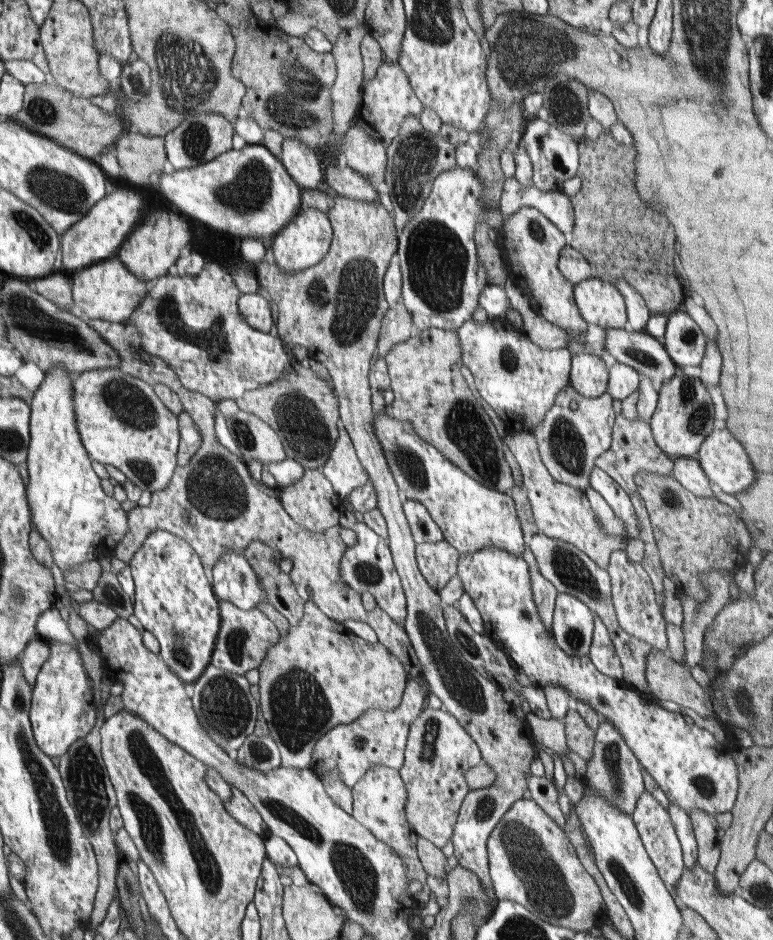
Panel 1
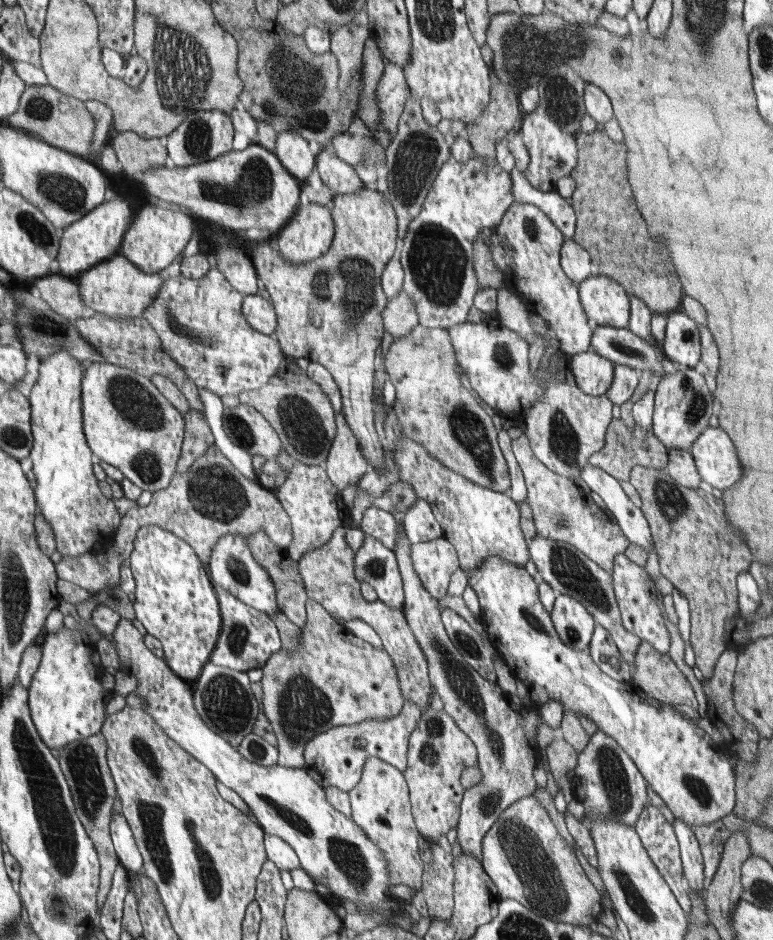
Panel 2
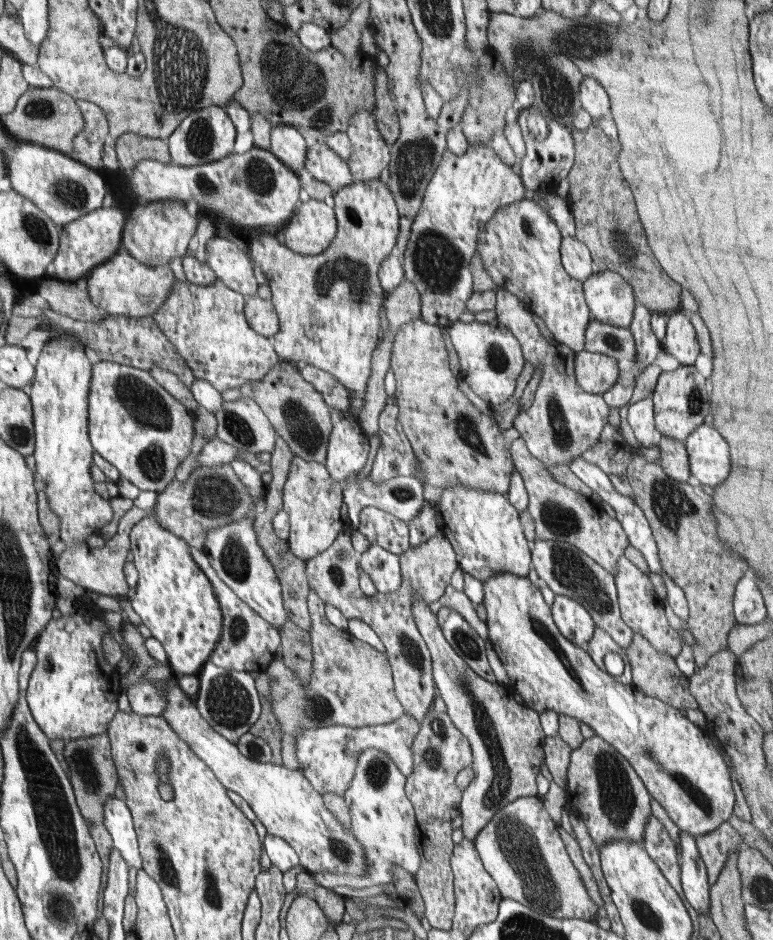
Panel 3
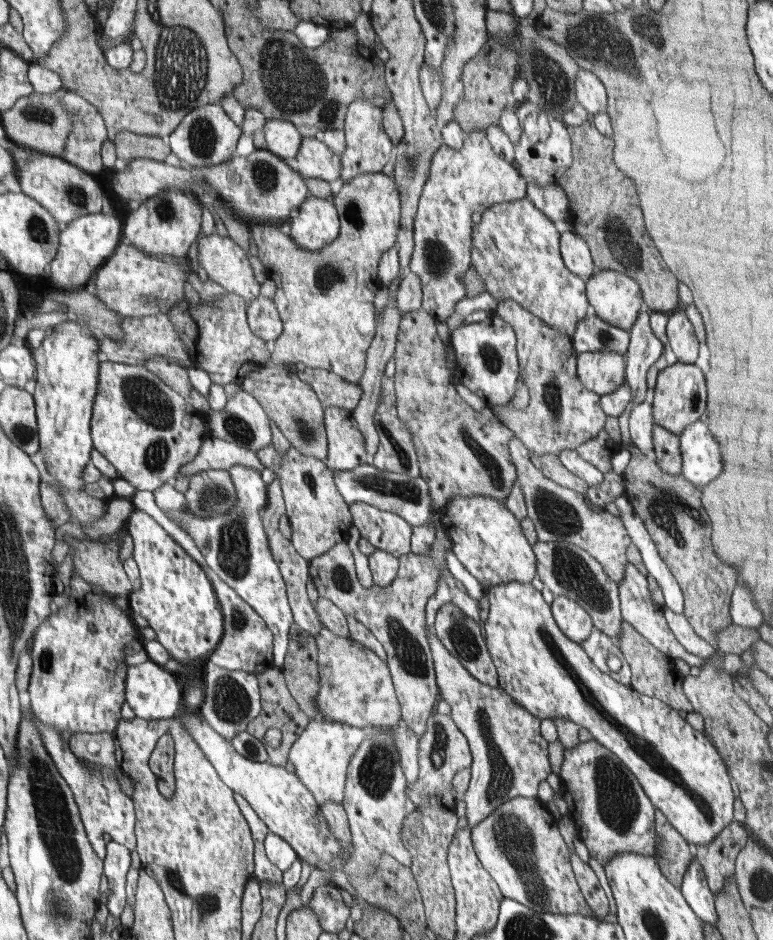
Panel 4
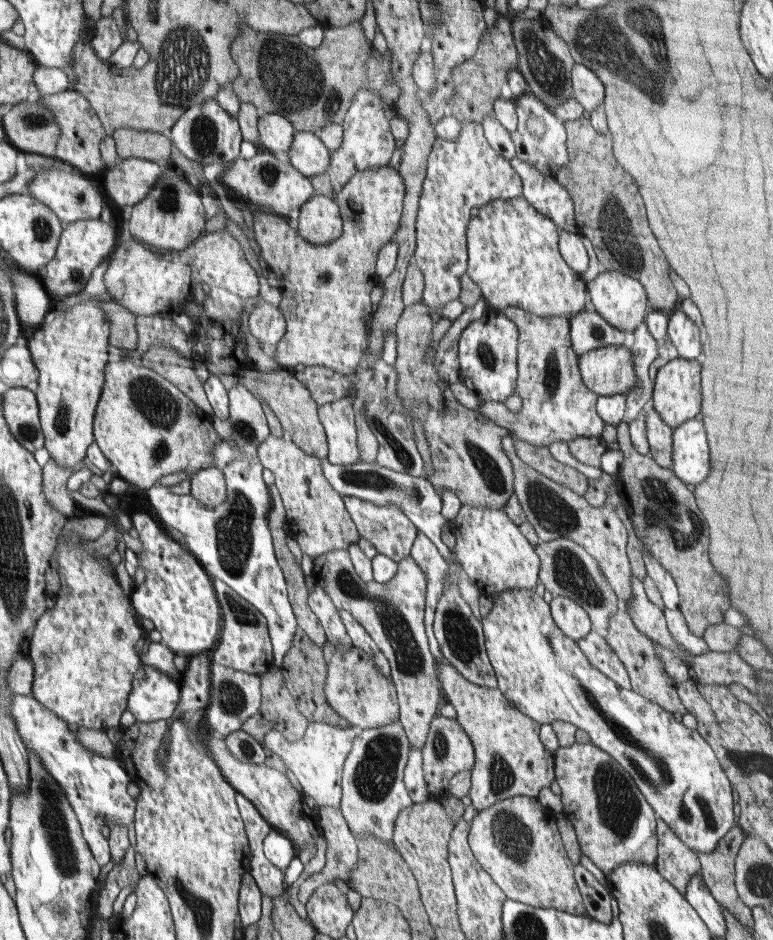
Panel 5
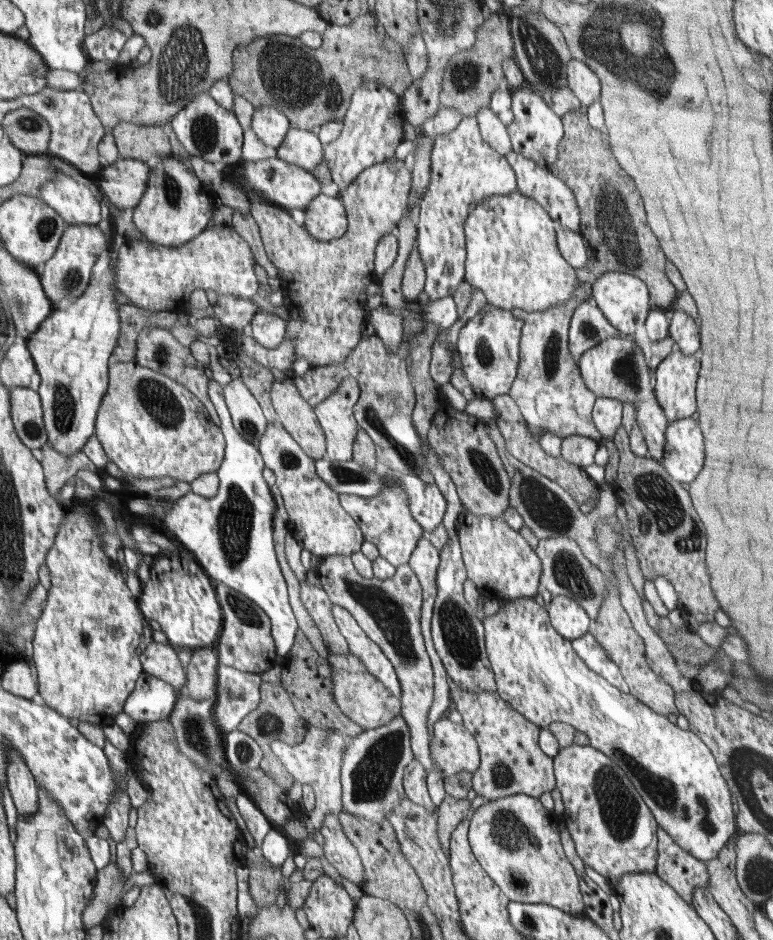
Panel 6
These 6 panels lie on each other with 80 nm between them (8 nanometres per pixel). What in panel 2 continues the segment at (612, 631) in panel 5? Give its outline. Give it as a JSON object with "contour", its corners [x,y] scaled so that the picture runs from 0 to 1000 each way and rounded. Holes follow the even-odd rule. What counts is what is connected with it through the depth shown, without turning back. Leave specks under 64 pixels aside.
{"contour":[[[829,682],[825,693],[823,693],[823,699],[820,699],[820,713],[816,724],[836,739],[841,739],[843,743],[867,751],[889,750],[903,756],[903,747],[893,726],[889,724],[889,721],[864,696],[854,695],[838,683]]]}

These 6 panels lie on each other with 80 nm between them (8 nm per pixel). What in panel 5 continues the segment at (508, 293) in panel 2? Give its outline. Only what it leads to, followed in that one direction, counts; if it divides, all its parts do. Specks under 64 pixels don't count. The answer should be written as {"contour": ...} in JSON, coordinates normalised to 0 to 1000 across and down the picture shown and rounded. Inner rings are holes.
{"contour":[[[657,326],[652,329],[655,335],[671,351],[669,360],[669,410],[666,418],[675,422],[674,435],[665,439],[651,428],[639,426],[620,427],[618,438],[626,438],[634,448],[647,454],[669,462],[670,467],[680,469],[688,476],[712,476],[714,471],[735,471],[752,465],[772,465],[777,462],[783,449],[776,445],[771,436],[775,421],[761,415],[754,407],[749,395],[749,378],[739,369],[736,356],[737,339],[731,337],[696,337],[668,326]]]}

